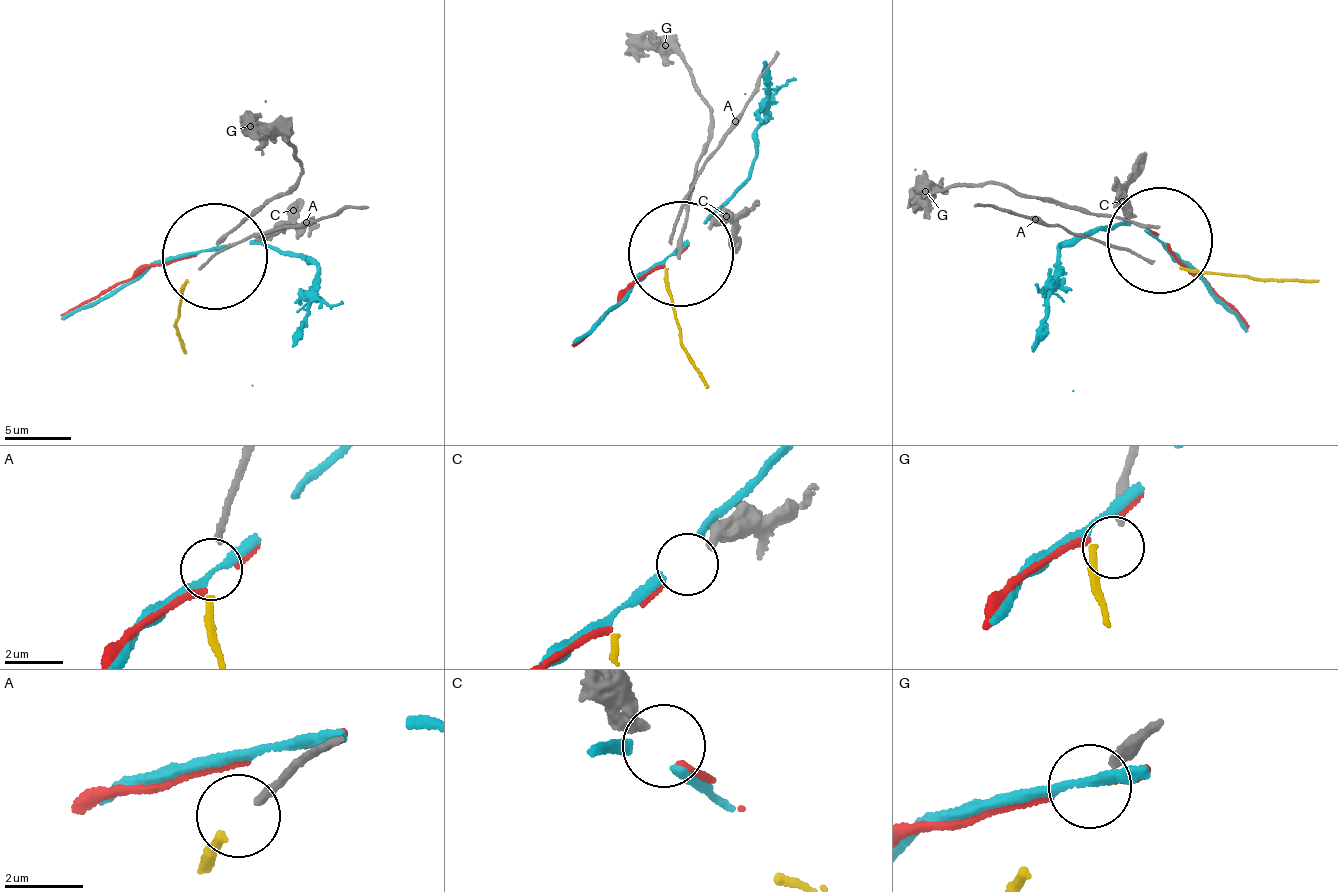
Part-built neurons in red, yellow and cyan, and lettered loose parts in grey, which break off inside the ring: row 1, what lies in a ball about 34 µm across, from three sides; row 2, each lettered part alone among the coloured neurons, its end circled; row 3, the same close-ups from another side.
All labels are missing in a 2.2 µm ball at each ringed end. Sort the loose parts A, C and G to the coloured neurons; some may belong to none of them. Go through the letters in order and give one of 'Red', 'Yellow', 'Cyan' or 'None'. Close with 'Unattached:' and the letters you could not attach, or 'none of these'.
A: Yellow
C: Red
G: None
Unattached: G

